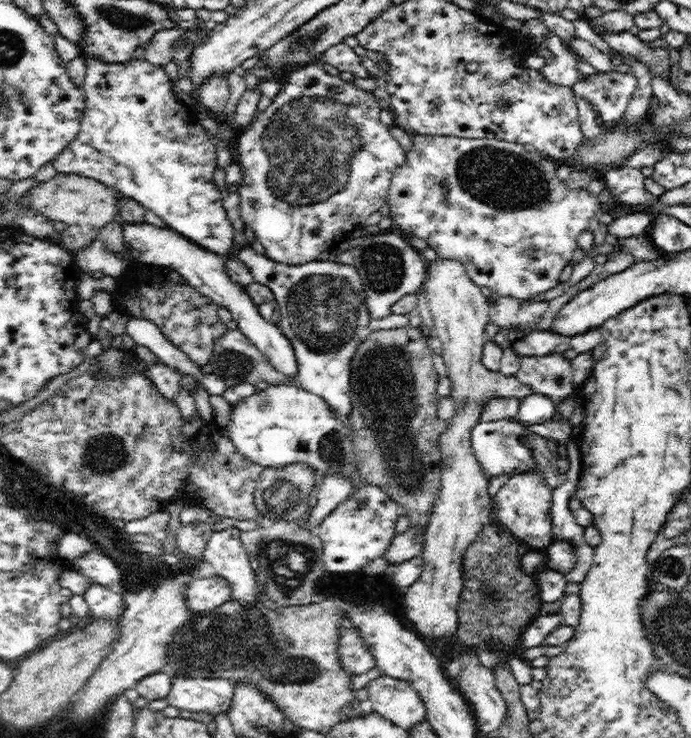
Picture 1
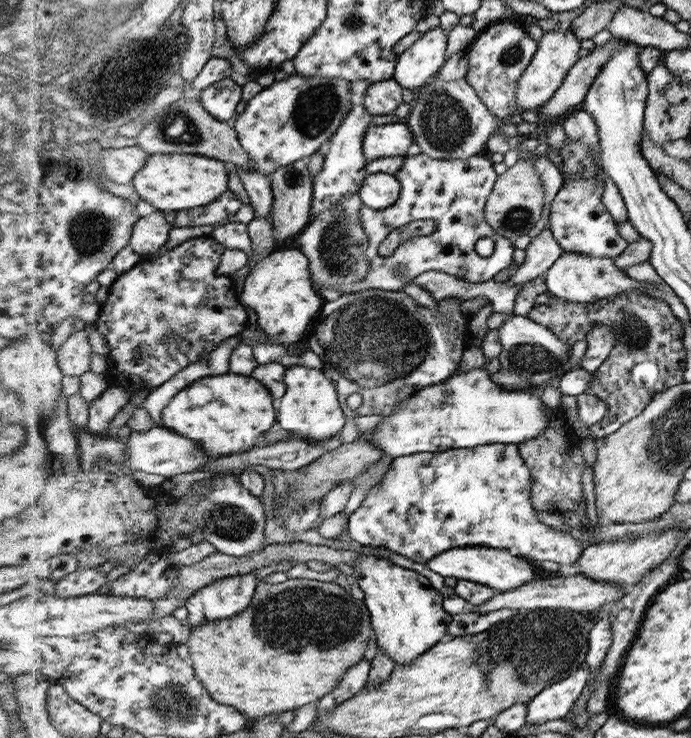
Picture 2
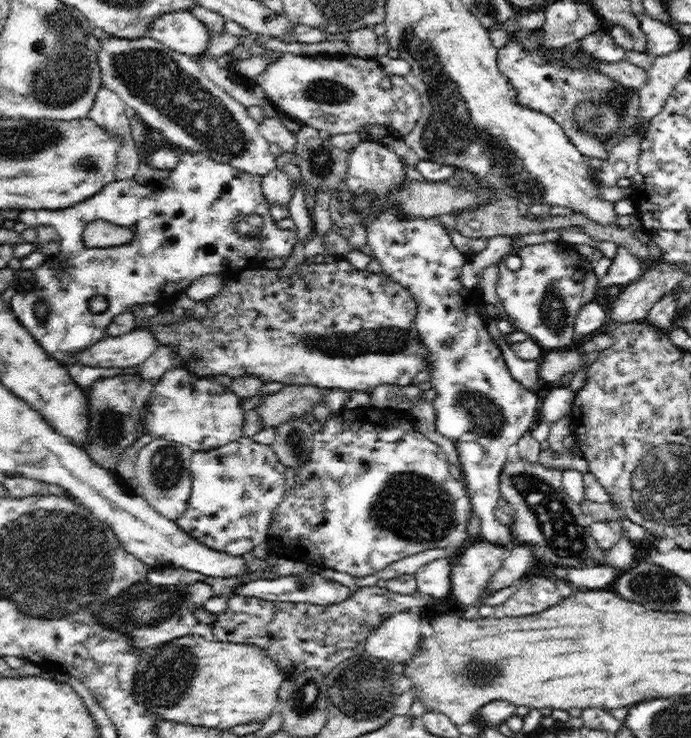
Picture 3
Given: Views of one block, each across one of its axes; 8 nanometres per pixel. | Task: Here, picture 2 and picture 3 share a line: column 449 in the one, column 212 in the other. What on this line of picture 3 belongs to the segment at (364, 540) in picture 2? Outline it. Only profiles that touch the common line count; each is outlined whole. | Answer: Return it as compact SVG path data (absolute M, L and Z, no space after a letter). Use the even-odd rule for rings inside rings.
M245 436L220 448L195 451L189 467L192 475L191 496L184 514L176 520L177 526L213 551L225 552L232 556L246 556L247 553L252 553L258 544L267 540L272 517L285 497L286 468L280 463L272 445L260 444Z

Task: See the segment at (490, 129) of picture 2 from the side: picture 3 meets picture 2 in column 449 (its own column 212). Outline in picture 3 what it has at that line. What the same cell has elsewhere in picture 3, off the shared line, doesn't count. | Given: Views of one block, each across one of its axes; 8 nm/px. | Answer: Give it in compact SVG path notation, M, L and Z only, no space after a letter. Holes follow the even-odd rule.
M109 36L100 44L103 45L99 63L104 86L115 92L127 107L134 108L146 125L160 130L170 142L187 147L189 152L204 153L220 164L230 164L242 172L261 177L279 168L279 161L268 149L270 143L259 131L259 123L248 115L246 106L208 79L200 62L192 60L190 56L169 51L151 36L136 40Z

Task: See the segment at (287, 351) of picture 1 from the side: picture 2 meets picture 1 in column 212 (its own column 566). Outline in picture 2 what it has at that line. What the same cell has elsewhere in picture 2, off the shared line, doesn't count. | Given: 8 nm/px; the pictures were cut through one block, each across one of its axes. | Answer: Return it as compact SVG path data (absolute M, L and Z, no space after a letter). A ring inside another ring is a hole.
M564 251L563 255L545 272L544 277L547 293L551 297L557 296L570 302L594 302L610 294L648 285L628 278L625 270L620 270L612 257L588 256L579 252Z

